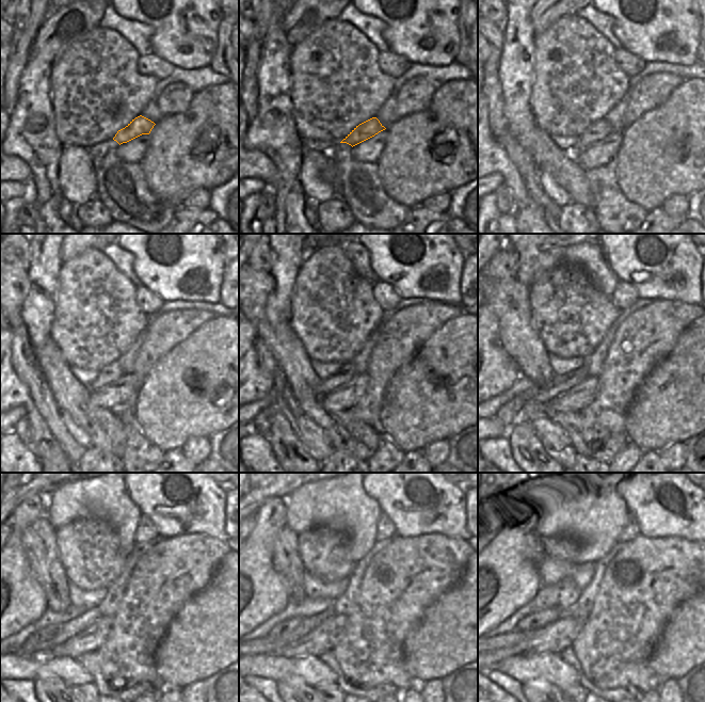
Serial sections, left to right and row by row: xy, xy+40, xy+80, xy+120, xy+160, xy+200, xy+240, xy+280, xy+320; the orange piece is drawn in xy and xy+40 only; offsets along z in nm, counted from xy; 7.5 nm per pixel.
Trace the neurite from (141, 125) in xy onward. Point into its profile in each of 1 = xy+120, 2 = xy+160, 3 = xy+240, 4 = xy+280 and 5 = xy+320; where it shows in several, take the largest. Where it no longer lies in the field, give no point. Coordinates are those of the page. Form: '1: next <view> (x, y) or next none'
1: next xy+120 (113, 371)
2: next xy+160 (347, 371)
3: next xy+240 (65, 631)
4: next xy+280 (266, 645)
5: next xy+320 (511, 638)

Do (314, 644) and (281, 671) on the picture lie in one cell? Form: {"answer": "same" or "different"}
{"answer": "different"}

